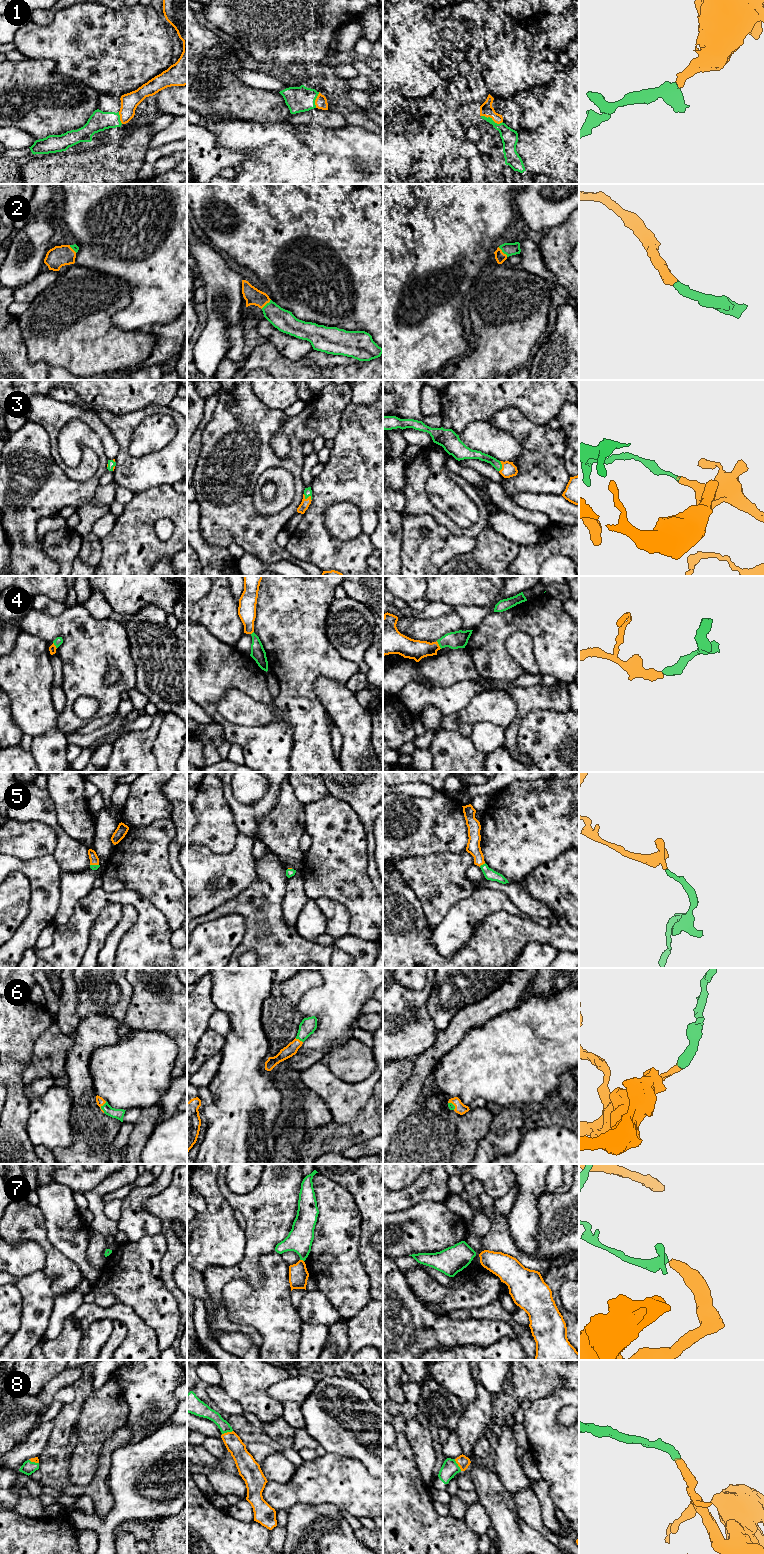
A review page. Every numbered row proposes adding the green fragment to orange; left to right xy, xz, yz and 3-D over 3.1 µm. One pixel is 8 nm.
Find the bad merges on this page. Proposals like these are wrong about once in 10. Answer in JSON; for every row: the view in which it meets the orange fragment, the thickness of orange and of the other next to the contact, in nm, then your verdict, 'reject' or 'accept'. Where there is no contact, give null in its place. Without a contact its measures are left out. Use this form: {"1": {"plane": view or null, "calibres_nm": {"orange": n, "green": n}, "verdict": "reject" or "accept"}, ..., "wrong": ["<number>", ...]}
{"1": {"plane": "yz", "calibres_nm": {"orange": 110, "green": 130}, "verdict": "accept"}, "2": {"plane": "yz", "calibres_nm": {"orange": 90, "green": 100}, "verdict": "accept"}, "3": {"plane": "xz", "calibres_nm": {"orange": 70, "green": 60}, "verdict": "accept"}, "4": {"plane": "yz", "calibres_nm": {"orange": 160, "green": 140}, "verdict": "accept"}, "5": {"plane": "yz", "calibres_nm": {"orange": 110, "green": 90}, "verdict": "accept"}, "6": {"plane": "xy", "calibres_nm": {"orange": 70, "green": 80}, "verdict": "accept"}, "7": {"plane": "xz", "calibres_nm": {"orange": 160, "green": 200}, "verdict": "reject"}, "8": {"plane": "yz", "calibres_nm": {"orange": 100, "green": 140}, "verdict": "accept"}, "wrong": ["7"]}

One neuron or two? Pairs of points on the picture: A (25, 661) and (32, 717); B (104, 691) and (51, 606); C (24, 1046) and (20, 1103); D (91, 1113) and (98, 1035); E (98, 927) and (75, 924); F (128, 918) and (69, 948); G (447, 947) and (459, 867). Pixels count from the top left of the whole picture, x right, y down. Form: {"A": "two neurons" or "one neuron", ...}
{"A": "one neuron", "B": "two neurons", "C": "one neuron", "D": "one neuron", "E": "two neurons", "F": "two neurons", "G": "two neurons"}

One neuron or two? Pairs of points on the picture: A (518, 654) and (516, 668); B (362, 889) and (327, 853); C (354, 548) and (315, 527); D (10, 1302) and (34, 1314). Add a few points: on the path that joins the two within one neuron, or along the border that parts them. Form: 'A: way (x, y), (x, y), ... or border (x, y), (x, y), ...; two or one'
A: border (506, 641), (507, 653), (524, 671); two
B: way (353, 882), (336, 865), (336, 862); one
C: way (342, 556), (333, 556), (316, 539); one
D: border (12, 1285), (22, 1300), (21, 1325), (17, 1330); two

